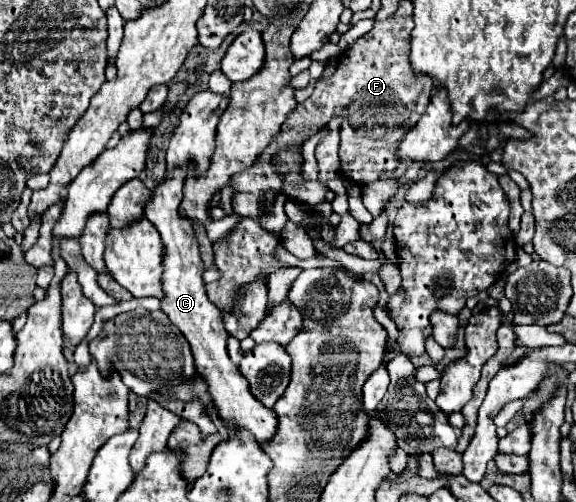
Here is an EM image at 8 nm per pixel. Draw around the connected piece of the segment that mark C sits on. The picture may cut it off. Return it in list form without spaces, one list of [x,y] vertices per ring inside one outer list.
[[[177,171],[177,175],[165,177],[165,181],[153,191],[153,199],[145,207],[145,217],[155,225],[161,235],[165,253],[163,253],[163,299],[161,311],[169,317],[169,321],[185,335],[191,345],[197,371],[207,379],[207,391],[217,407],[219,417],[225,425],[233,429],[249,431],[259,445],[265,445],[277,433],[277,415],[273,409],[261,405],[249,391],[249,381],[241,375],[239,367],[227,355],[227,331],[221,321],[221,311],[213,305],[205,293],[203,283],[203,263],[199,259],[199,245],[191,227],[191,221],[181,213],[181,189],[185,181],[185,171]]]

